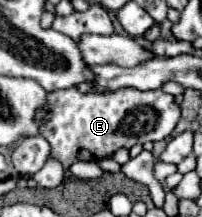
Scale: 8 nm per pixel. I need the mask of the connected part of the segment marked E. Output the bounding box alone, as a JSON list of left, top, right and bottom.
[41,88,181,176]

